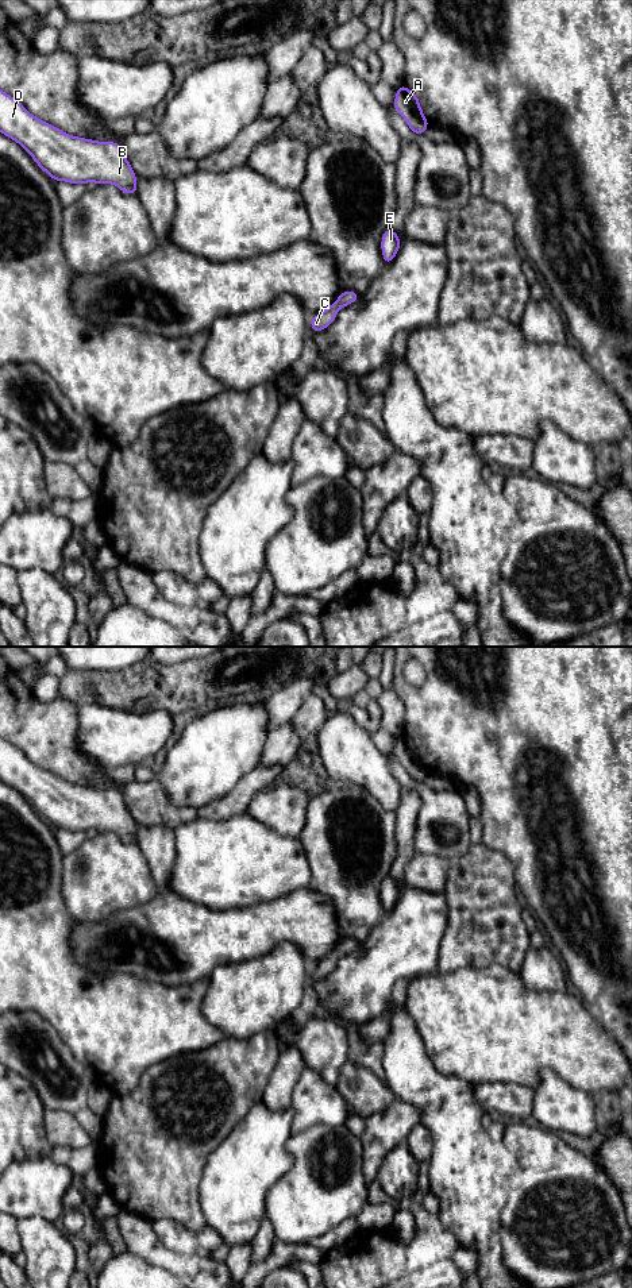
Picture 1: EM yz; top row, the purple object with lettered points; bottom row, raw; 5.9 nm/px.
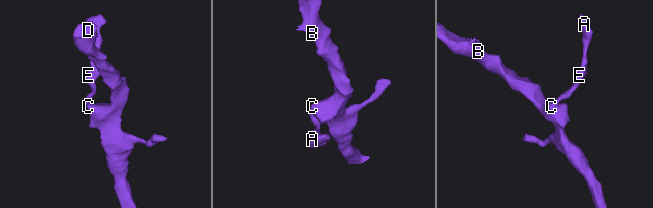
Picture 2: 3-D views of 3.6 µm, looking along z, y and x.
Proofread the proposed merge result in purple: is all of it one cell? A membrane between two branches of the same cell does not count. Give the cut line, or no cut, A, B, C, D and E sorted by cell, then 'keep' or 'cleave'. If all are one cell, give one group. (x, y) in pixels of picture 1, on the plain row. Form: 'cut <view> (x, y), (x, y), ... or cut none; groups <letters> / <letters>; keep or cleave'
cut none; groups A B C D E; keep

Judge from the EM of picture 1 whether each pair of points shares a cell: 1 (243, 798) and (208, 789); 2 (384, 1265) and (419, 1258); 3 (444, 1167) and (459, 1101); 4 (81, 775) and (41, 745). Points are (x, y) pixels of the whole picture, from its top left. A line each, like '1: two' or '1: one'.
1: two
2: one
3: one
4: one

